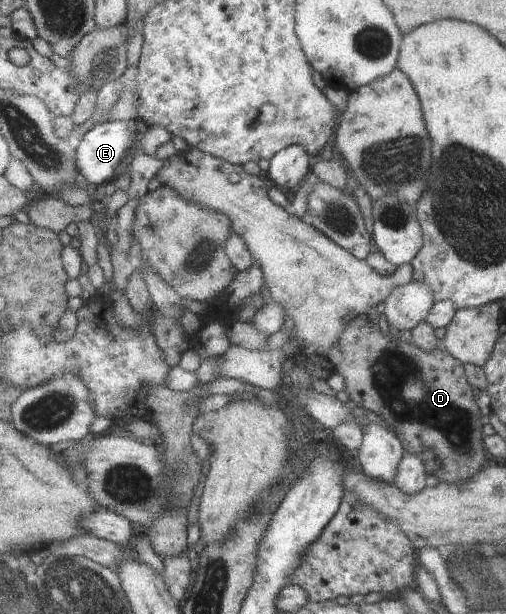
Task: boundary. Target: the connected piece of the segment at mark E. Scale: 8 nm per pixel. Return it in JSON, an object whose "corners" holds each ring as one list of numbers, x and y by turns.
{"corners":[[113,120,90,128,88,132,76,142,78,151,78,167,81,175,89,182,89,186,106,184,116,178,121,169,130,162,134,147,140,140,138,137,136,120]]}

